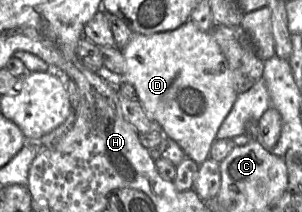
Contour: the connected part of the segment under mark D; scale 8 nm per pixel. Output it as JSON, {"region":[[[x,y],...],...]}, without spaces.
{"region":[[[188,19],[173,30],[152,34],[132,32],[121,51],[124,56],[124,71],[121,74],[124,81],[134,86],[138,100],[148,115],[161,125],[164,136],[177,142],[186,157],[199,165],[210,158],[217,132],[238,95],[228,61],[212,34],[202,31]]]}

